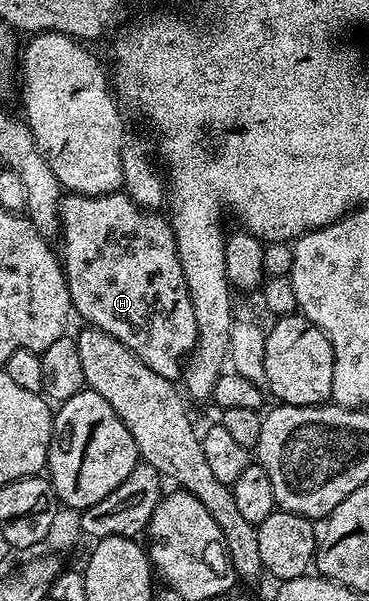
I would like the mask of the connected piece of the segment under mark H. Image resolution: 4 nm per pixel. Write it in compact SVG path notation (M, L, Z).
M118 190L108 192L106 196L78 196L69 194L61 201L61 231L59 233L59 241L61 240L61 248L59 247L59 256L63 261L65 269L65 281L69 287L69 297L73 300L73 307L76 315L81 315L85 322L92 327L101 328L107 334L111 334L119 342L123 342L123 346L127 346L136 356L143 362L147 362L147 366L151 366L151 370L155 370L155 374L159 374L163 378L174 382L180 381L183 376L183 363L181 359L192 353L193 348L199 343L197 339L197 319L195 318L195 310L191 306L191 298L187 282L183 278L183 266L177 257L177 243L173 237L173 230L168 219L165 220L156 211L145 211L134 202L130 196L124 191Z

